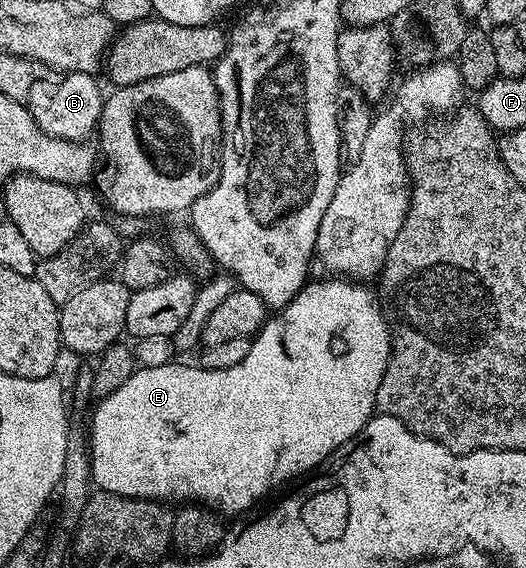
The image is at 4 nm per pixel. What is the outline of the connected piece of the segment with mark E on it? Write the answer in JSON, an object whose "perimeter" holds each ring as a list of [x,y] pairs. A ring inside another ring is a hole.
{"perimeter":[[[341,276],[327,277],[327,282],[307,281],[301,292],[288,305],[277,311],[278,318],[267,317],[262,329],[254,335],[248,356],[232,368],[207,370],[200,364],[195,366],[161,366],[160,368],[138,368],[116,392],[97,403],[94,415],[88,421],[91,452],[91,479],[98,490],[119,494],[121,498],[149,498],[163,504],[205,504],[219,515],[242,514],[250,510],[269,490],[297,474],[309,475],[329,458],[333,450],[352,440],[370,422],[376,413],[376,392],[380,380],[388,368],[390,359],[390,329],[375,291],[366,284],[355,284]]]}

